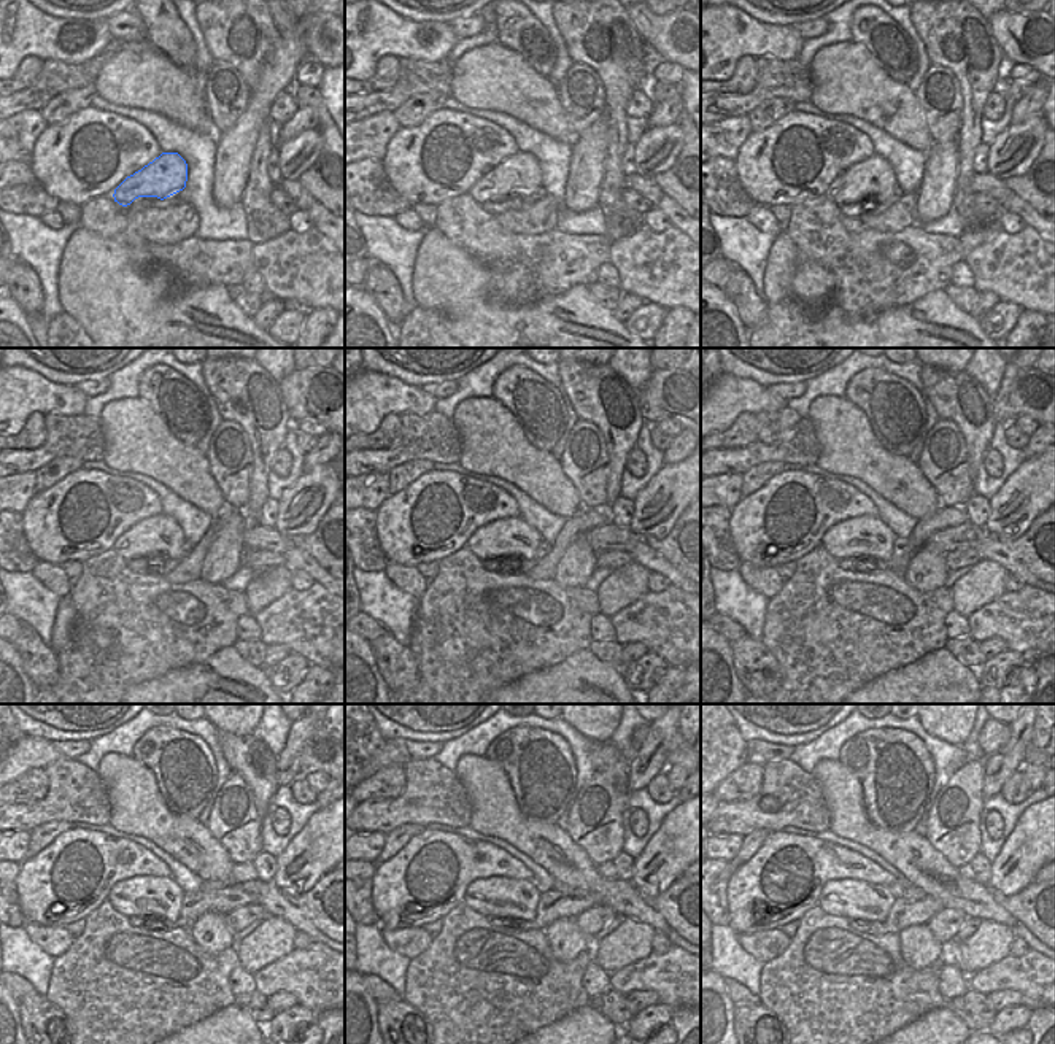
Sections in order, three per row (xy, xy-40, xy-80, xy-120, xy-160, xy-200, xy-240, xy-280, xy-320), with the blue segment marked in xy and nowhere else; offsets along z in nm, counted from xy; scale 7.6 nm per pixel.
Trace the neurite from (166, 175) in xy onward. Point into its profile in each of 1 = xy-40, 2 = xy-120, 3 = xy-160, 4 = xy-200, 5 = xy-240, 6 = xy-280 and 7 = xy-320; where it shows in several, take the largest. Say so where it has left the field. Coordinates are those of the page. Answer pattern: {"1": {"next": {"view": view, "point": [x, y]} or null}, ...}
{"1": {"next": {"view": "xy-40", "point": [520, 175]}}, "2": {"next": {"view": "xy-120", "point": [158, 536]}}, "3": {"next": {"view": "xy-160", "point": [507, 537]}}, "4": {"next": {"view": "xy-200", "point": [868, 536]}}, "5": {"next": {"view": "xy-240", "point": [161, 898]}}, "6": {"next": {"view": "xy-280", "point": [496, 897]}}, "7": {"next": {"view": "xy-320", "point": [855, 900]}}}

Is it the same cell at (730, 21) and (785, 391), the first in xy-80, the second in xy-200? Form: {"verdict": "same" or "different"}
{"verdict": "different"}

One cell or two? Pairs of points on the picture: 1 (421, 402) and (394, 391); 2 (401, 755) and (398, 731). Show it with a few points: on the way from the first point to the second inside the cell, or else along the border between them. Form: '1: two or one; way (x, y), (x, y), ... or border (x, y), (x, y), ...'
1: one; way (415, 399), (401, 398)
2: two; border (383, 739), (396, 741)

